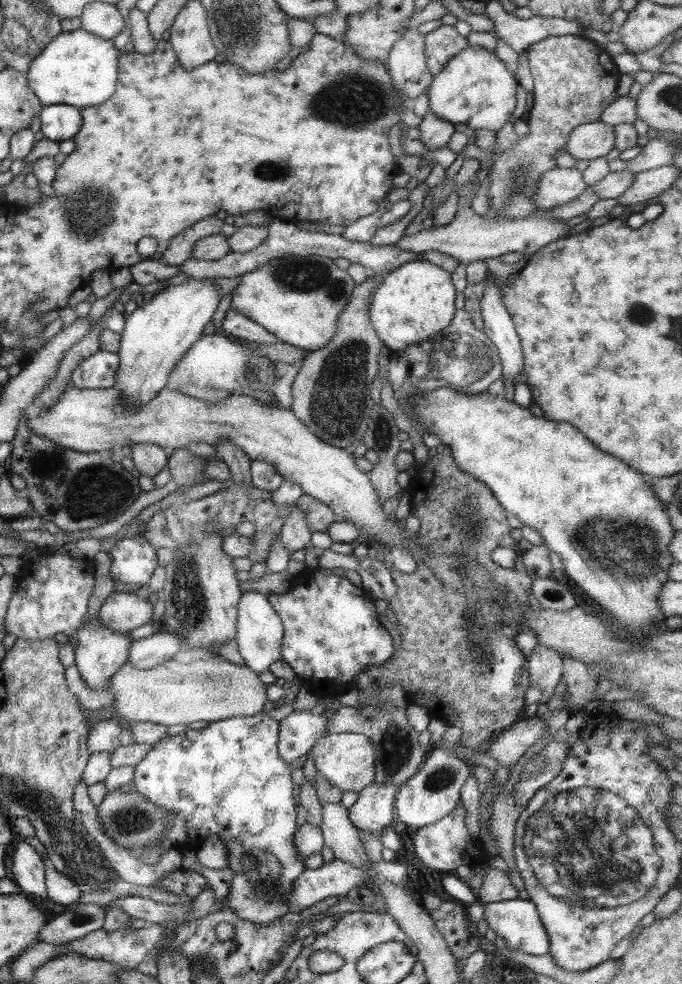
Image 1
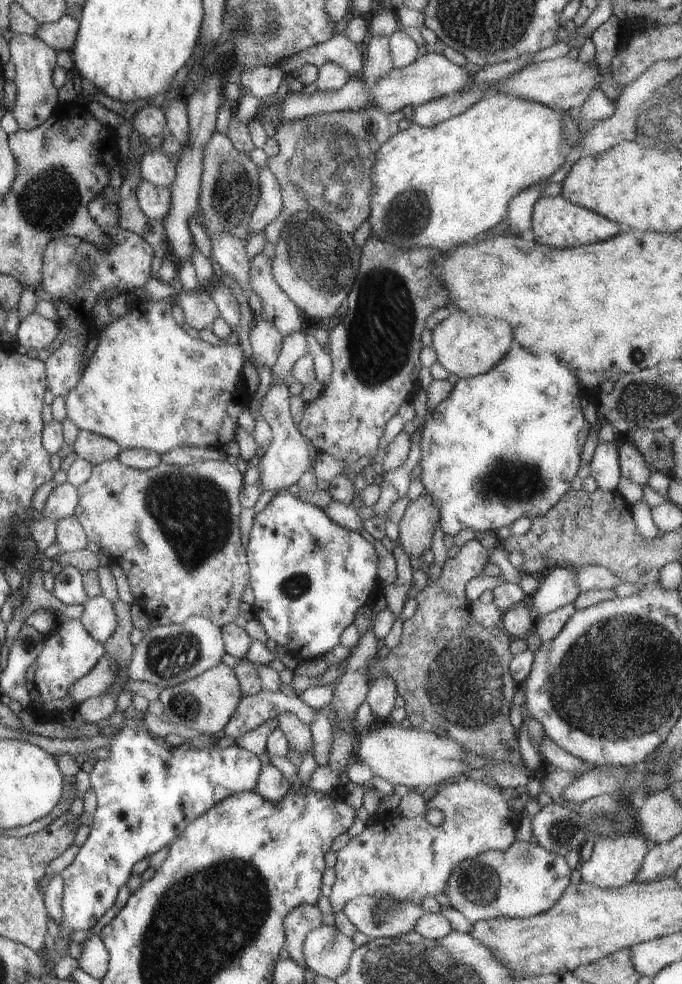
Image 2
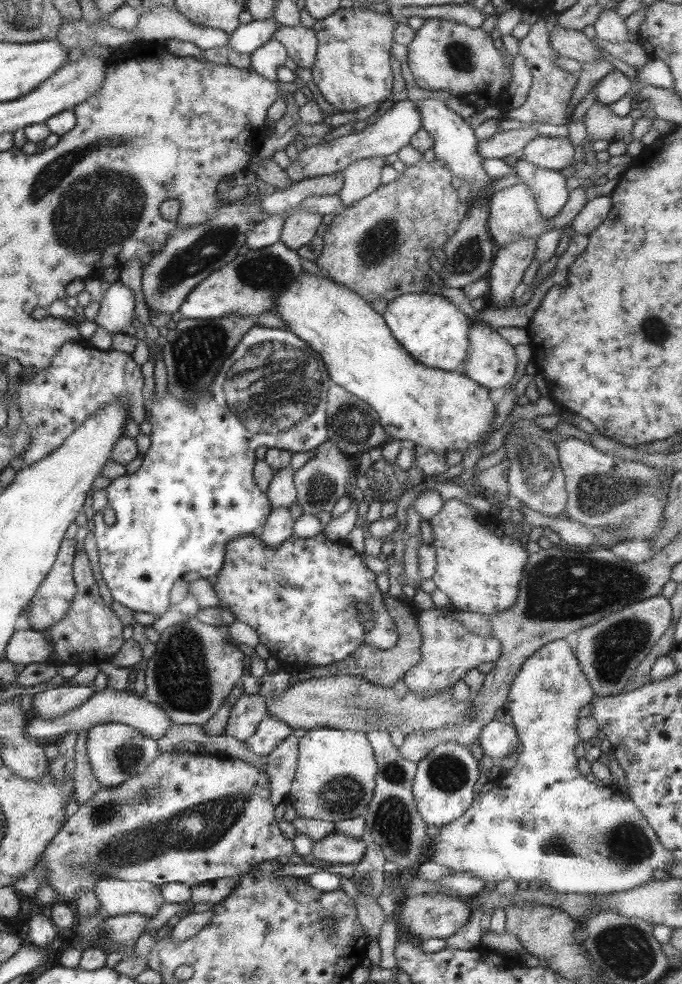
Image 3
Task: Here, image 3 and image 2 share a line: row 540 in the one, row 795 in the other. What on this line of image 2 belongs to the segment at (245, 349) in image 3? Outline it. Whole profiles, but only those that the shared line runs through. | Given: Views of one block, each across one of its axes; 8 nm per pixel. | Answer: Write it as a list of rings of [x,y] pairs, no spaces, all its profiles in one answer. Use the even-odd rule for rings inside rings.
[[[131,719],[112,736],[107,746],[108,756],[92,762],[88,772],[90,787],[96,798],[96,808],[90,822],[90,831],[79,847],[75,858],[61,872],[62,919],[57,923],[59,938],[54,941],[56,955],[66,954],[70,934],[75,930],[89,930],[99,917],[115,902],[119,886],[126,883],[131,866],[144,856],[149,856],[179,836],[180,832],[200,814],[227,795],[241,791],[253,791],[261,763],[251,752],[229,745],[220,750],[213,745],[198,750],[181,744],[174,747],[157,744],[155,736],[145,729],[143,721]]]

